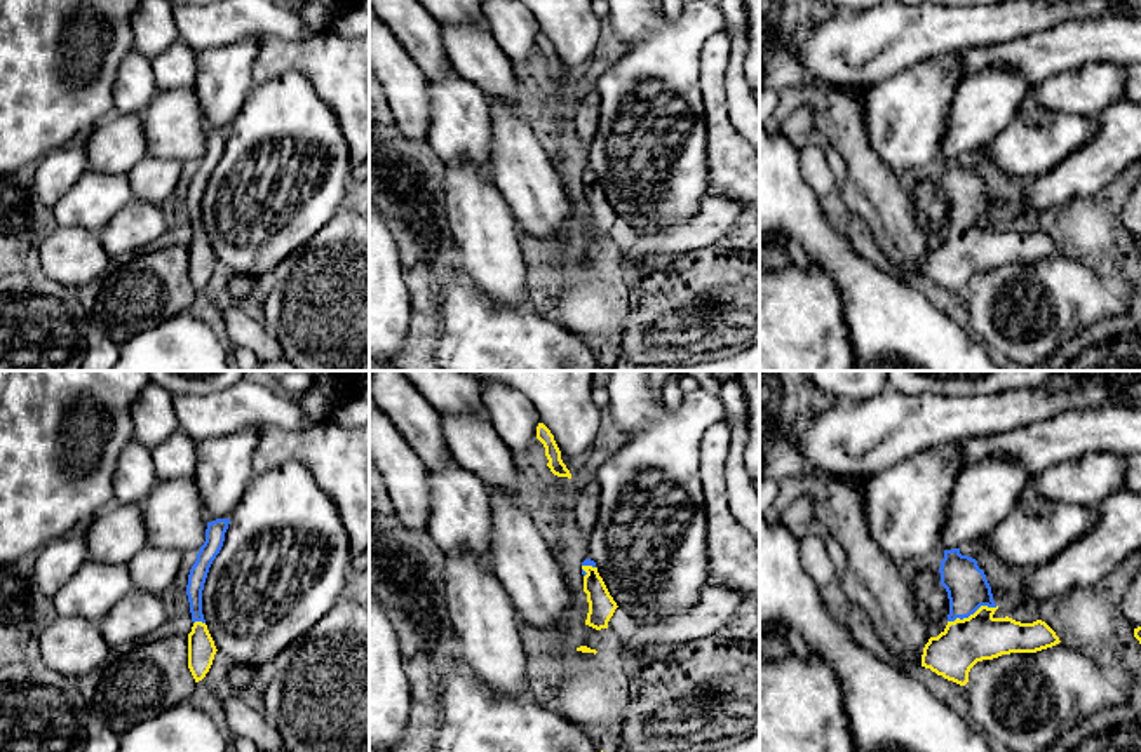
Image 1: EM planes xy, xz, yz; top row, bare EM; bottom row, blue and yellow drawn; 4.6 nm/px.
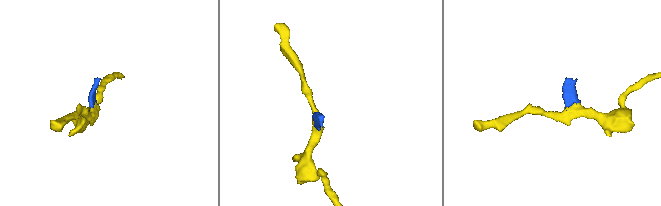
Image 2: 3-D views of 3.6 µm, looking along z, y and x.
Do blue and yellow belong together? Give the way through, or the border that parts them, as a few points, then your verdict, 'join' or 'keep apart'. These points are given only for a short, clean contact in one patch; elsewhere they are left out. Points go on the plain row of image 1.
runs through yz (967, 199), (972, 223), (971, 246), (964, 253); join

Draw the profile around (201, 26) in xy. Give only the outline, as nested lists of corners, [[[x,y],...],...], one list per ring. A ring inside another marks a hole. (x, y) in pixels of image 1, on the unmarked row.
[[[223,0],[209,5],[176,5],[179,40],[197,54],[230,45],[254,33],[284,40],[310,40],[319,30],[303,23],[284,2]]]

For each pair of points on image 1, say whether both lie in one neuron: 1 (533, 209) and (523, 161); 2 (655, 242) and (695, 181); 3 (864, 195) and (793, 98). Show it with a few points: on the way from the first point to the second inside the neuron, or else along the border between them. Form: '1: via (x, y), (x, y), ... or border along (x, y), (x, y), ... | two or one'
1: via (533, 197), (523, 173) | one
2: border along (701, 199), (690, 216), (675, 223), (634, 227) | two
3: via (864, 167), (847, 134), (821, 108) | one

